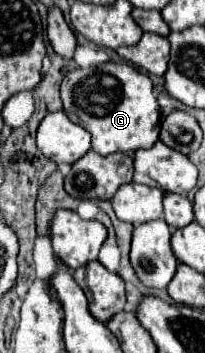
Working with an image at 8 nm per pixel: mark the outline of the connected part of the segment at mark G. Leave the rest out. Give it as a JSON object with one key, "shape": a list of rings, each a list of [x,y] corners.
{"shape":[[[103,63],[99,67],[75,69],[69,71],[61,83],[61,101],[67,117],[73,123],[85,127],[93,137],[93,151],[101,155],[111,153],[133,153],[137,149],[151,149],[159,139],[159,125],[161,125],[161,111],[157,99],[153,95],[151,79],[139,73],[135,67],[125,63]]]}

